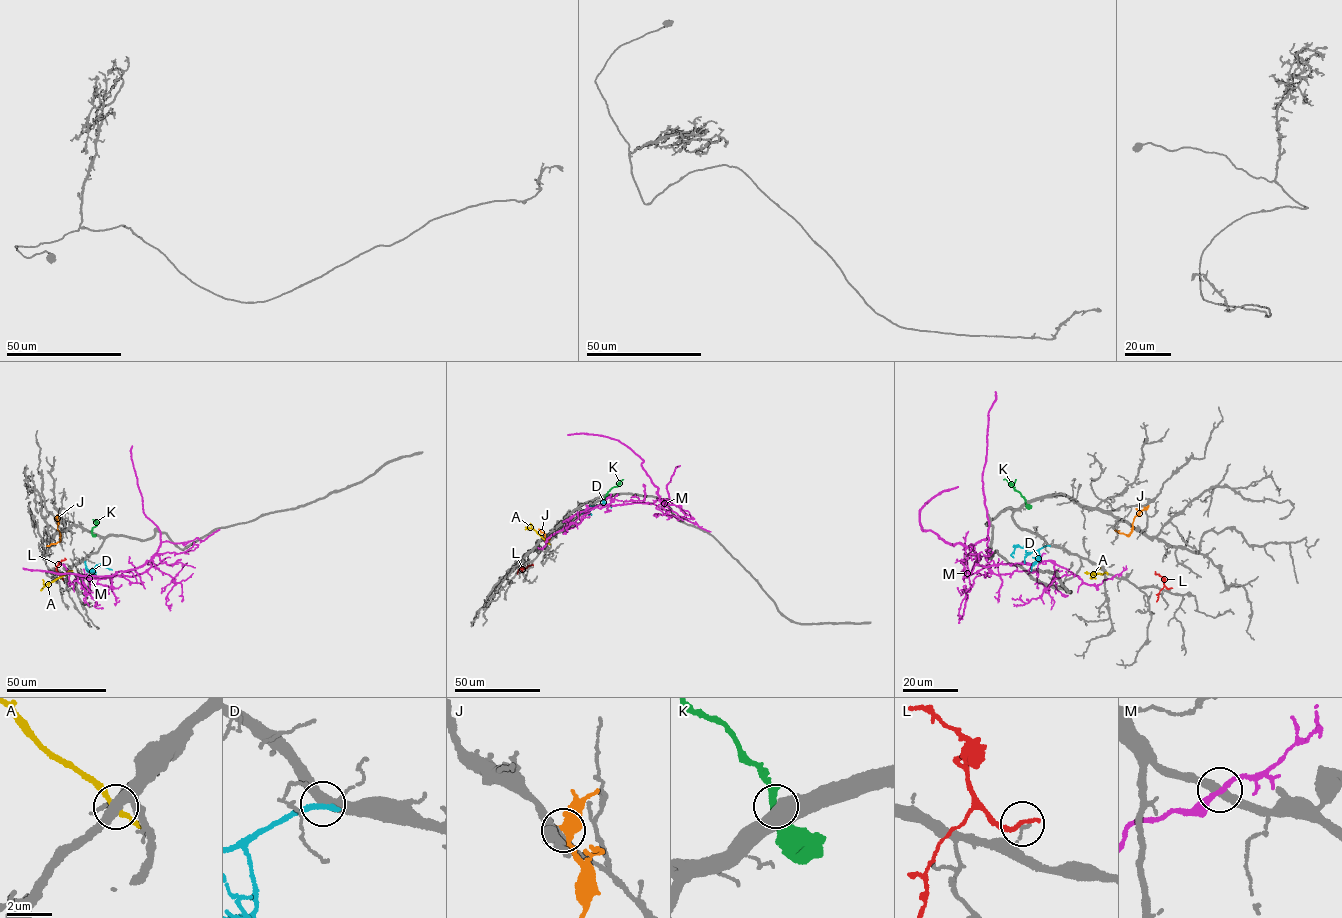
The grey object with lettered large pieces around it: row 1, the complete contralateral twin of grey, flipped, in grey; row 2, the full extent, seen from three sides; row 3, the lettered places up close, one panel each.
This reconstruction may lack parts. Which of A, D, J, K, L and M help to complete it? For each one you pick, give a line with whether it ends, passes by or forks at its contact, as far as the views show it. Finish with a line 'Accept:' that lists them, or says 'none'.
Accept: none

